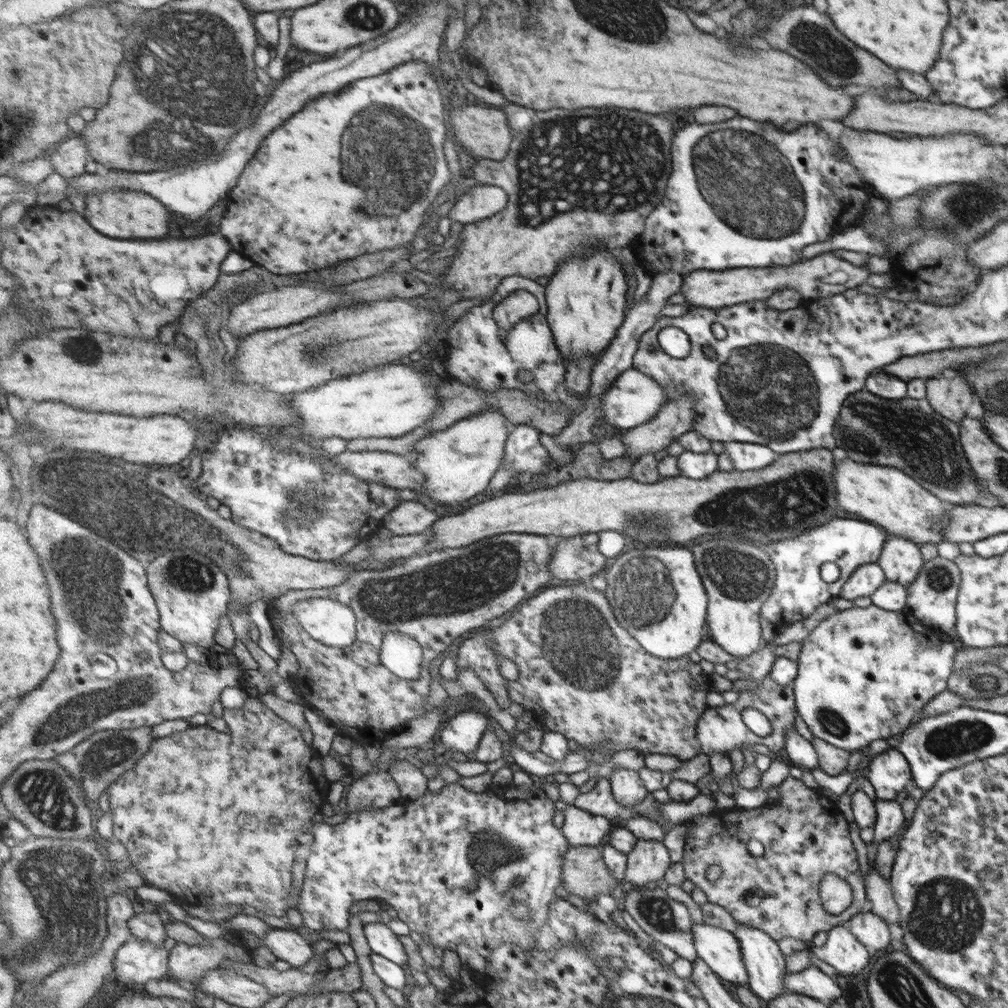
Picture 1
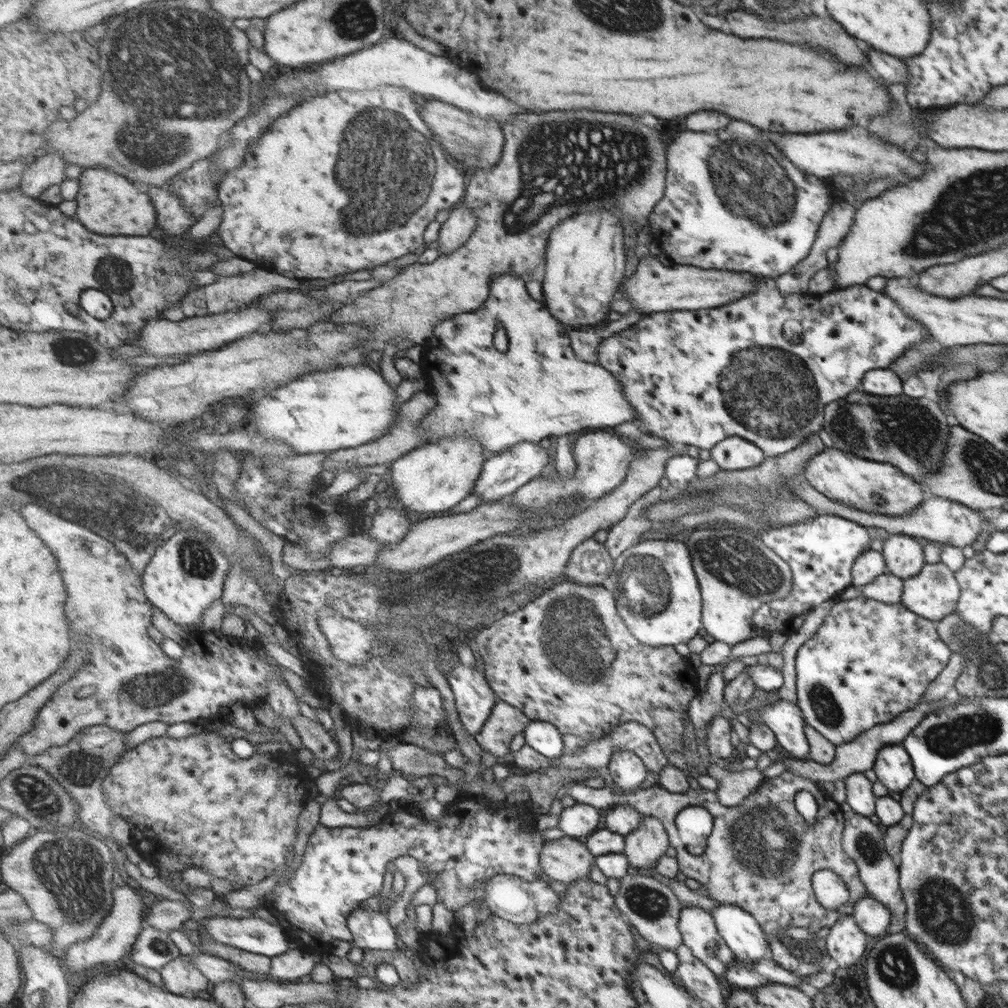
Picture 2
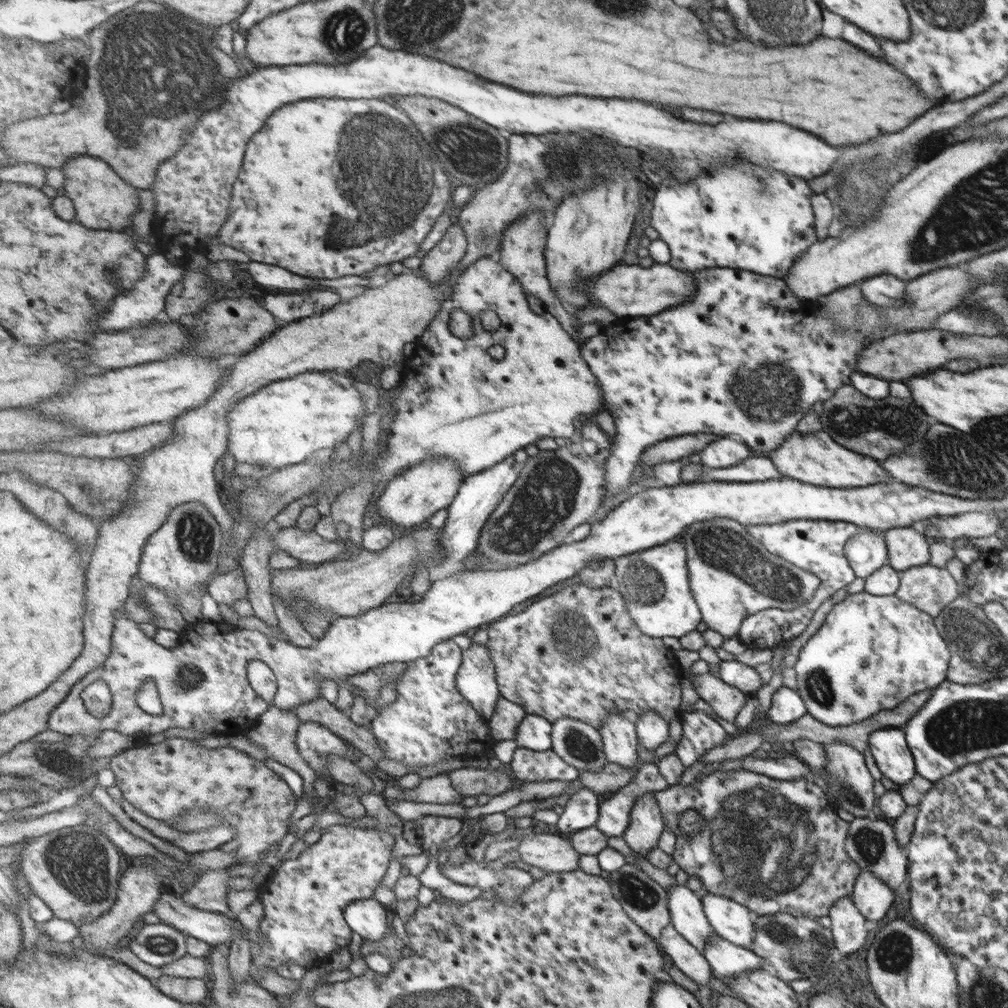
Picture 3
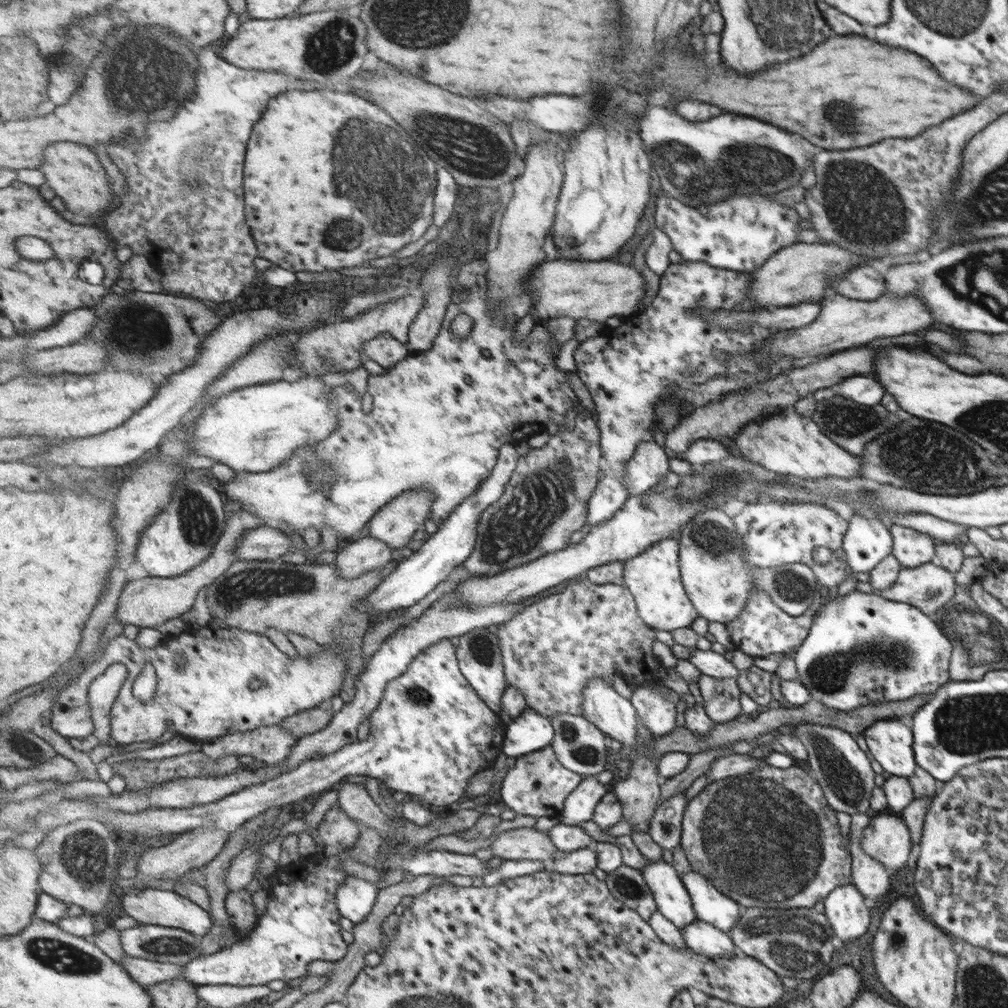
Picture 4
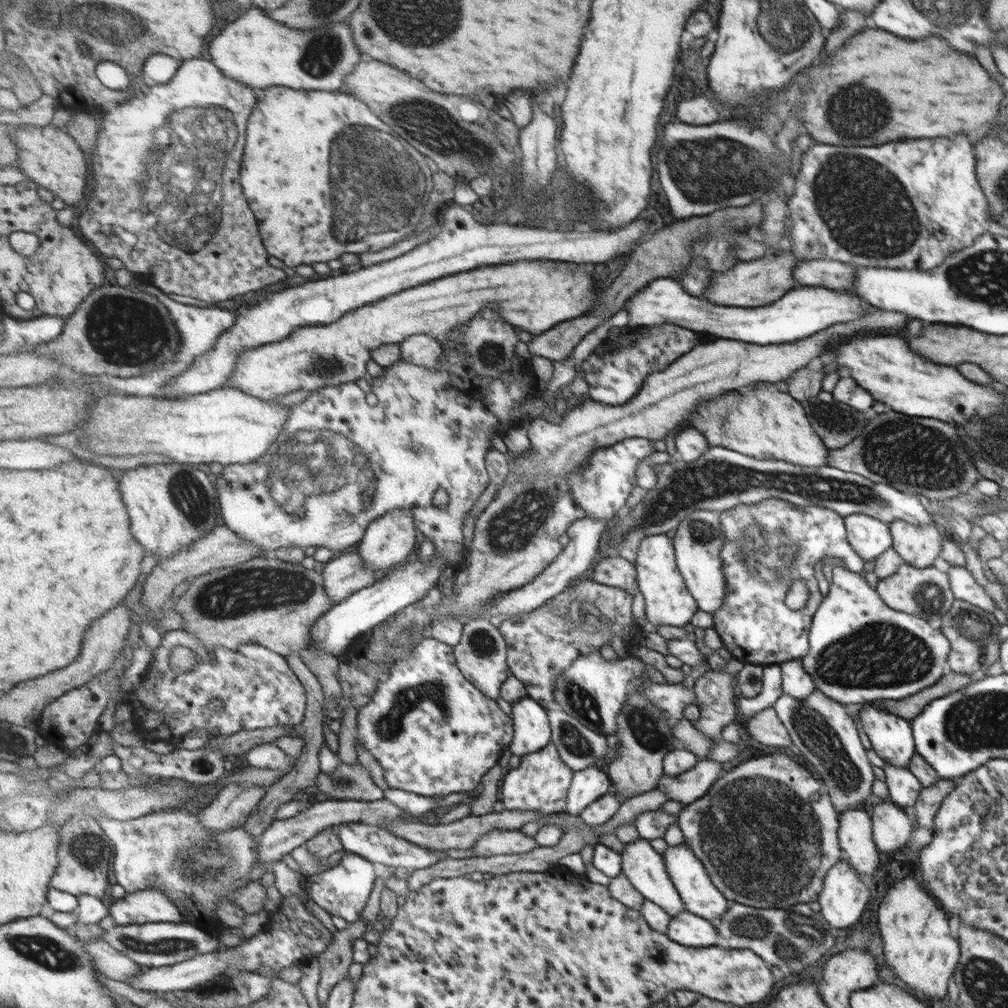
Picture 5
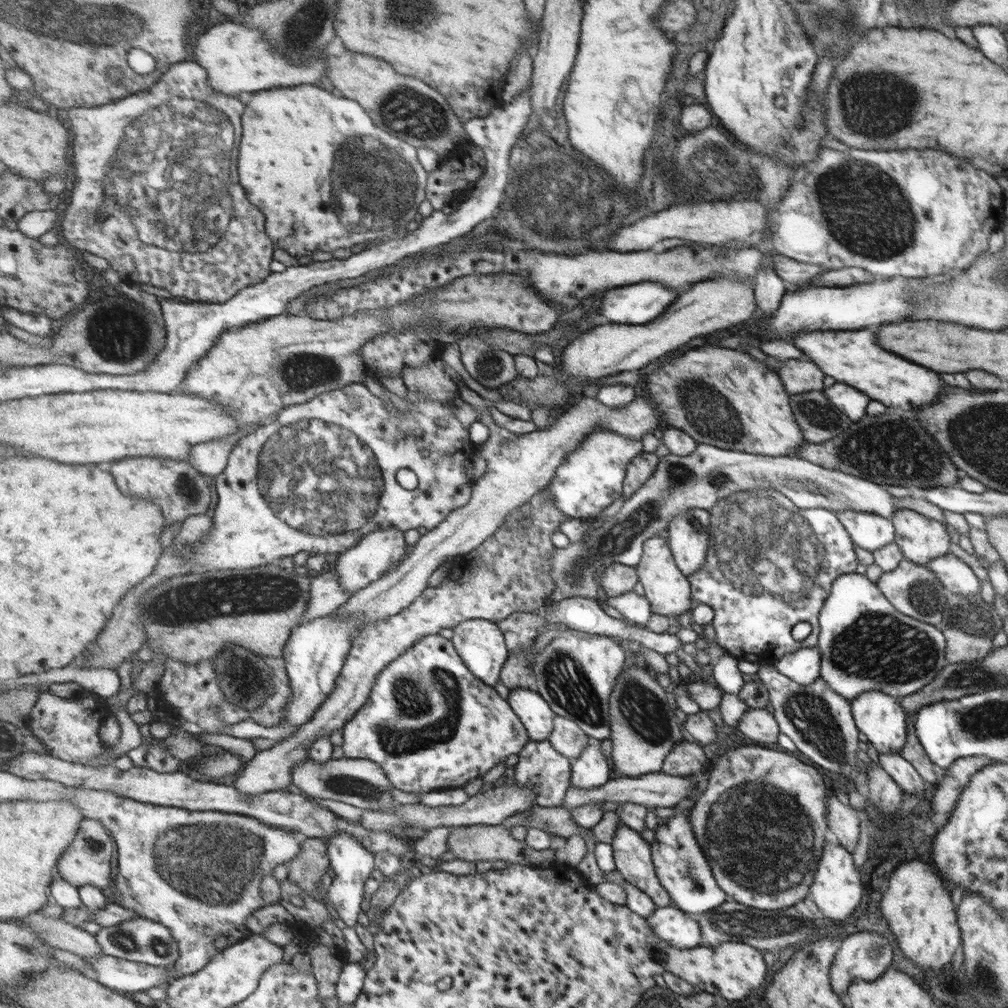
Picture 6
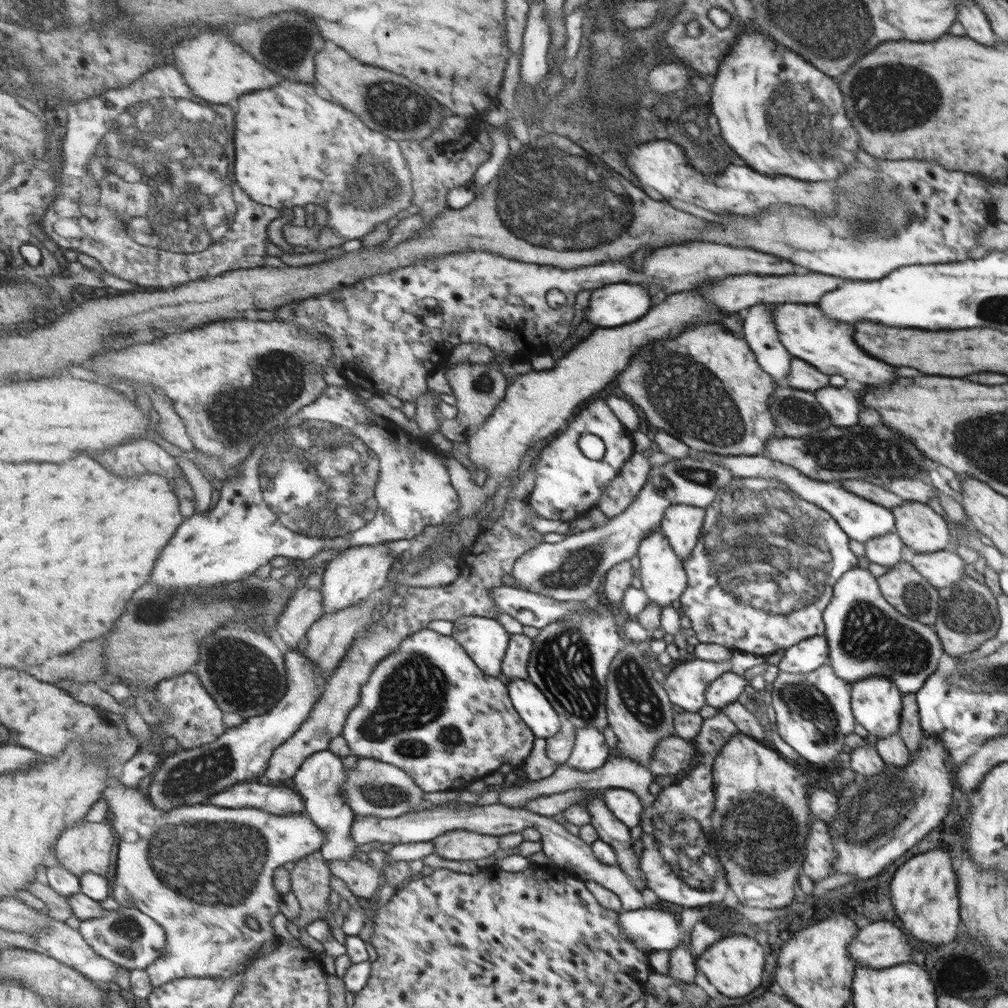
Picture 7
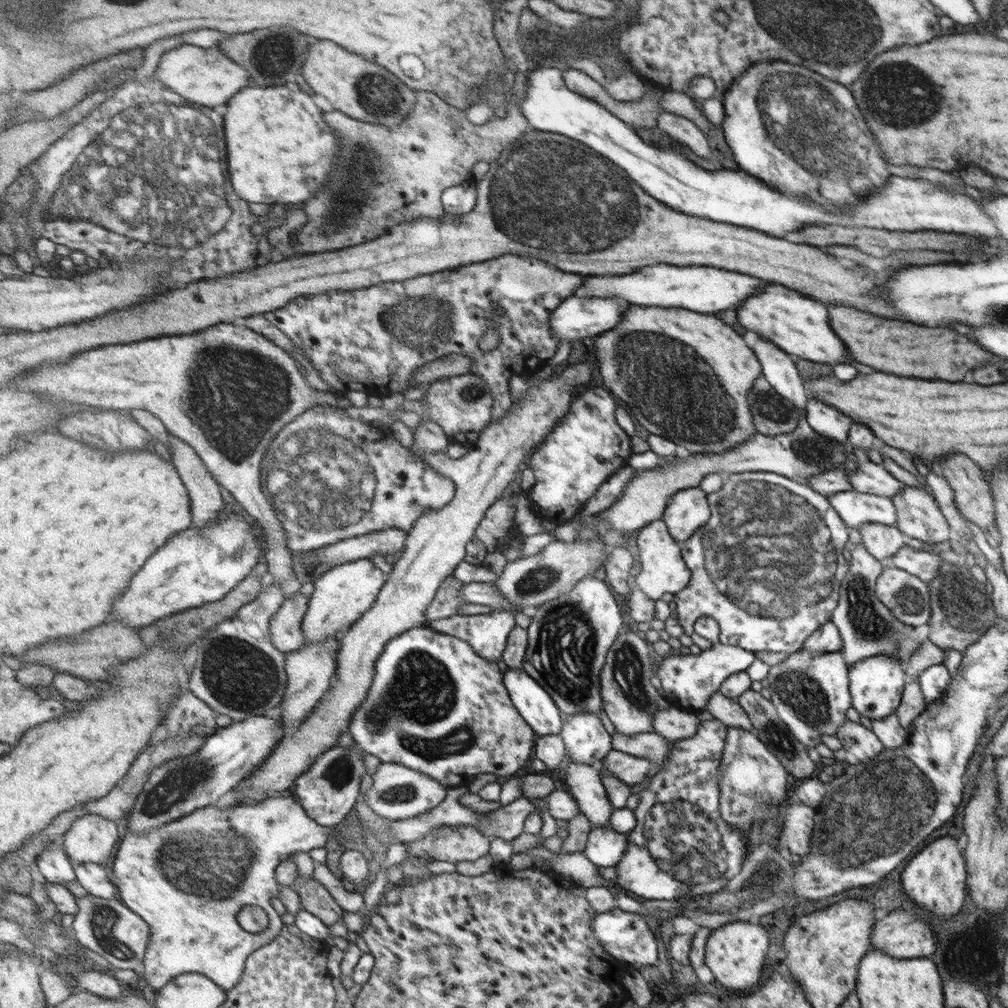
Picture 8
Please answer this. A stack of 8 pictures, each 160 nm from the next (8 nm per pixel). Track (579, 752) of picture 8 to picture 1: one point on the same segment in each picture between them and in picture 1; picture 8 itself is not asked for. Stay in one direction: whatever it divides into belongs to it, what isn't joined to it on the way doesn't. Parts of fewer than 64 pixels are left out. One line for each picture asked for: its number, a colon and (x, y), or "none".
1: (581, 828)
2: (578, 821)
3: (581, 811)
4: (579, 805)
5: (589, 784)
6: (590, 769)
7: (591, 751)

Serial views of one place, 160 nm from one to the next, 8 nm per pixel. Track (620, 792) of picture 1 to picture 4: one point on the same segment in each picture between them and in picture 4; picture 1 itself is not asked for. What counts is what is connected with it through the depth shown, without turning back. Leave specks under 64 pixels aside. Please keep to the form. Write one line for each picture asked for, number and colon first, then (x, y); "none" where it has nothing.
2: (626, 770)
3: (619, 737)
4: (612, 714)

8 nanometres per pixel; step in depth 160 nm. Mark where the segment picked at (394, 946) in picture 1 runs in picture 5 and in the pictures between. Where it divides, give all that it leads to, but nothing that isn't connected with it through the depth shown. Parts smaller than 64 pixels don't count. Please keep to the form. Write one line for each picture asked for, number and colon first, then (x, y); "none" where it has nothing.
2: (371, 929)
3: (370, 919)
4: (356, 898)
5: (343, 891)

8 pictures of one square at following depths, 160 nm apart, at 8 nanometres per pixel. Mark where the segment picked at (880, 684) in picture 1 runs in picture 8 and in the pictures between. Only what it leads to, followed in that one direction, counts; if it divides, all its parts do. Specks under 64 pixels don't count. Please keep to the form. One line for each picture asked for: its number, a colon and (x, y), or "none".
2: (869, 661)
3: (871, 652)
4: (861, 649)
5: (861, 651)
6: (865, 644)
7: (866, 635)
8: (866, 626)

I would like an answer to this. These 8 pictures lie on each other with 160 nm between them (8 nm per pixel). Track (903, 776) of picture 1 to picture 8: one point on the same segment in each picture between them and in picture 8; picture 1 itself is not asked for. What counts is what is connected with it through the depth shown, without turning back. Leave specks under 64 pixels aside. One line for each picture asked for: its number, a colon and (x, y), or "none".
2: (892, 766)
3: (887, 746)
4: (889, 741)
5: (889, 735)
6: (879, 716)
7: (874, 700)
8: (874, 684)

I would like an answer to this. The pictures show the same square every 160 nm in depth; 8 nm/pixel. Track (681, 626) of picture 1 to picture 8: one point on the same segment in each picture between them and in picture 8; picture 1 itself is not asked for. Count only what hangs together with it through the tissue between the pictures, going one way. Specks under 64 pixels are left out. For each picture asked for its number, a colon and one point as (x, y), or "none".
2: (657, 594)
3: (654, 581)
4: (653, 575)
5: (667, 602)
6: (665, 588)
7: (662, 579)
8: (660, 570)

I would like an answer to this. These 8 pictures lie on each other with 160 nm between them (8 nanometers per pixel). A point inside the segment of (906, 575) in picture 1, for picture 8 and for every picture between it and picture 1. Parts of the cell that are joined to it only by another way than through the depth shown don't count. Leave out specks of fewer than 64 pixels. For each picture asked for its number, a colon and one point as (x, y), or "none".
2: (902, 556)
3: (906, 548)
4: (911, 548)
5: (917, 545)
6: (919, 538)
7: (919, 528)
8: (917, 516)

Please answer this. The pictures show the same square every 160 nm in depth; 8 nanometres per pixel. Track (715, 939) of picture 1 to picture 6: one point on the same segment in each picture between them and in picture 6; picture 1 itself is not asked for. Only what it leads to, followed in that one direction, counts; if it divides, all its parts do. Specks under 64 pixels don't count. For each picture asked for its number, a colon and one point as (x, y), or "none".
2: (696, 927)
3: (686, 916)
4: (671, 899)
5: (642, 866)
6: (632, 858)

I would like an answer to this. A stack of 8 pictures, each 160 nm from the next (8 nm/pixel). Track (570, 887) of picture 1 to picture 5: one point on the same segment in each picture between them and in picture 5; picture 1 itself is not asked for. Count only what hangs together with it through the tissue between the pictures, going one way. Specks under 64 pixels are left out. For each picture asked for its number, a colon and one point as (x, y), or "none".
2: (566, 859)
3: (553, 854)
4: (519, 844)
5: (499, 842)

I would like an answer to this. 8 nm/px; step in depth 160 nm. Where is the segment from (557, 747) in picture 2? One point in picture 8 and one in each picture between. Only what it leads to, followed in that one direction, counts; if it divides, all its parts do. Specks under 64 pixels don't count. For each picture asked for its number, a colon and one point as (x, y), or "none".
3: (535, 732)
4: (532, 731)
5: (533, 731)
6: (536, 713)
7: (536, 709)
8: (538, 707)

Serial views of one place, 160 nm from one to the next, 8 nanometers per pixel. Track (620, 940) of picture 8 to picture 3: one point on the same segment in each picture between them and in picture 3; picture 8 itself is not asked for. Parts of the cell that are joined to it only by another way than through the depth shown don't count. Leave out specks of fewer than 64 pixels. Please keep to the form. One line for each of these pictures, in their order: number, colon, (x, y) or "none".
3: (726, 960)
4: (700, 937)
5: (687, 929)
6: (673, 926)
7: (650, 929)

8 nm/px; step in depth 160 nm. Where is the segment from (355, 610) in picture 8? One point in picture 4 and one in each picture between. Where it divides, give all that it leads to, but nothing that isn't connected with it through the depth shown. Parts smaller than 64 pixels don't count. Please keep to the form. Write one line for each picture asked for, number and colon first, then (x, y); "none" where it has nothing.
4: (396, 522)
5: (390, 539)
6: (376, 553)
7: (354, 575)

